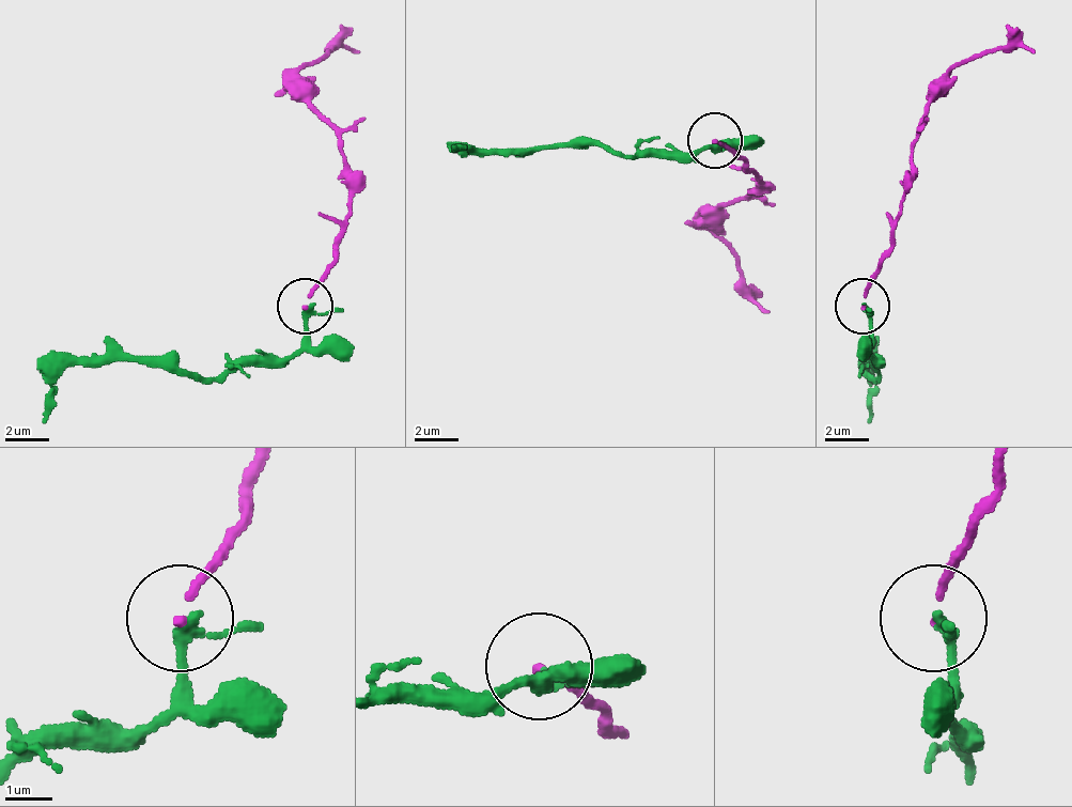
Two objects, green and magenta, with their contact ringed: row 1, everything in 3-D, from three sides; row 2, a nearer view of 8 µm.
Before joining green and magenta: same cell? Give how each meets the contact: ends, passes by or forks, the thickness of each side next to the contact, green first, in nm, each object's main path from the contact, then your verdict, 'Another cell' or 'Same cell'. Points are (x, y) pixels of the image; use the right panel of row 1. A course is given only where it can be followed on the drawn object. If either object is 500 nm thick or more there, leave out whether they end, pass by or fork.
At the ring green passes by. At the ring magenta ends. Thickness 190 nm (green) against 130 nm. Course of green: (864, 305), (880, 376), (869, 371), (869, 359), (869, 420). Course of magenta: (864, 305), (902, 211), (902, 177), (913, 167), (913, 139), (951, 73), (984, 50), (1035, 50). Another cell

